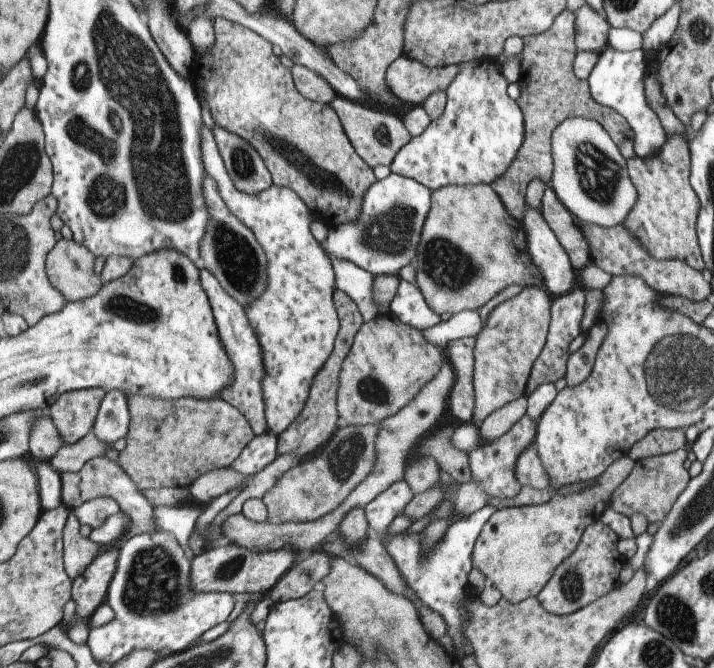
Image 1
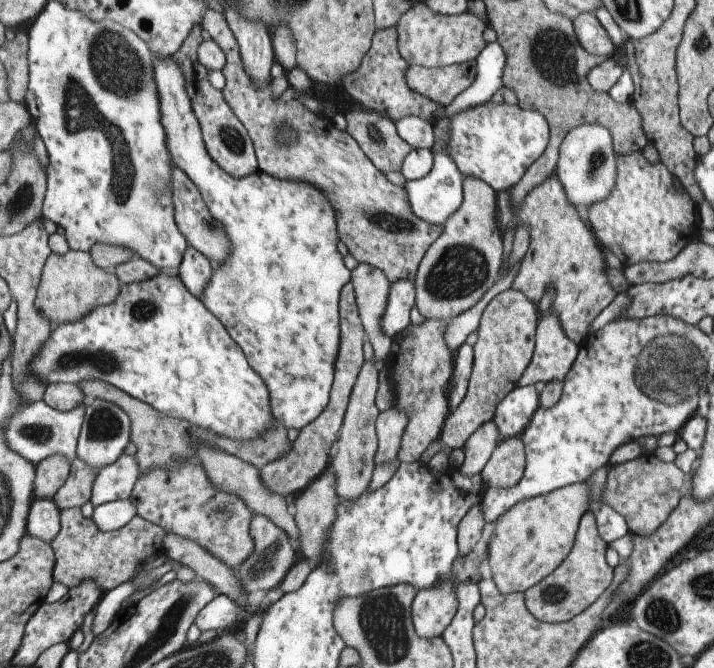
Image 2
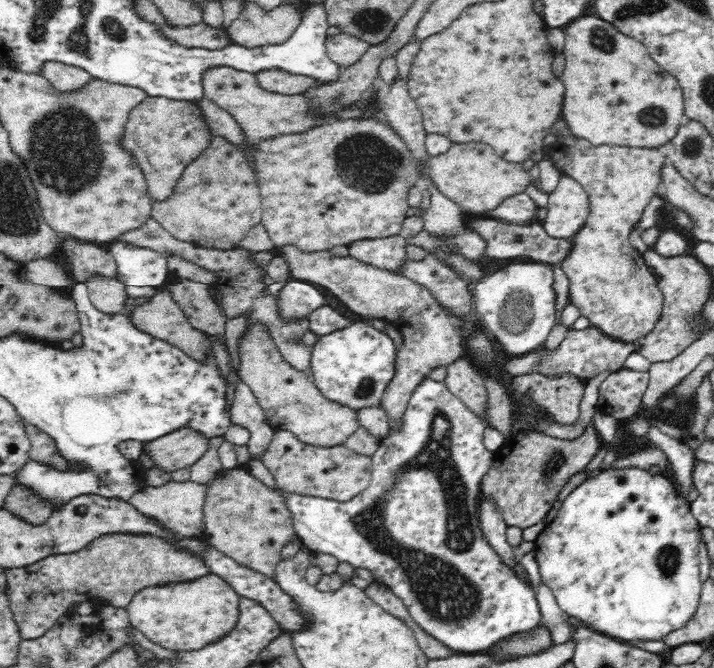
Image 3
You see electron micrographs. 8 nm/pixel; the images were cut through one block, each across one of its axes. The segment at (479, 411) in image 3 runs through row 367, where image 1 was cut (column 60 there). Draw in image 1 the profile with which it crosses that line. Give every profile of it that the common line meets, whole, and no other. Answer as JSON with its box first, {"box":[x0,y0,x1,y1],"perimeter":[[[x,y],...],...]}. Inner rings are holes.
{"box":[49,432,113,476],"perimeter":[[[89,432],[79,442],[59,448],[49,462],[59,476],[67,472],[79,472],[87,460],[105,458],[111,446],[113,446],[111,442],[103,442],[103,438]]]}

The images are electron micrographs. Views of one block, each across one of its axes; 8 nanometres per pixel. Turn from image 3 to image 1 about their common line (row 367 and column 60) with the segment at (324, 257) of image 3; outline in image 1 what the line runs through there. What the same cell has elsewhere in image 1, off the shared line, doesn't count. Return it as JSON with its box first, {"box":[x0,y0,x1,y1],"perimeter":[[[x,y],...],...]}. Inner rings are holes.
{"box":[47,388,105,448],"perimeter":[[[103,388],[73,390],[73,392],[61,394],[51,404],[47,414],[51,416],[61,448],[79,442],[85,434],[93,432],[93,424],[103,396],[105,396]]]}

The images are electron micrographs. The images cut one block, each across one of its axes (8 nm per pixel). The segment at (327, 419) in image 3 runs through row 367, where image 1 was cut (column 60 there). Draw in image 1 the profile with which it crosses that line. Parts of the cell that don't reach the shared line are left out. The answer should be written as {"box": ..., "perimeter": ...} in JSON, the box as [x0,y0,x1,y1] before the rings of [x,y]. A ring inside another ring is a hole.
{"box":[45,240,99,302],"perimeter":[[[57,240],[57,244],[49,250],[45,260],[47,276],[51,284],[55,284],[55,288],[63,294],[65,302],[89,298],[99,290],[99,276],[93,276],[93,260],[95,258],[73,240]]]}

